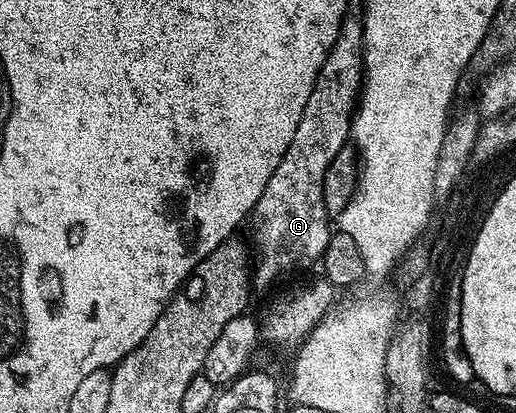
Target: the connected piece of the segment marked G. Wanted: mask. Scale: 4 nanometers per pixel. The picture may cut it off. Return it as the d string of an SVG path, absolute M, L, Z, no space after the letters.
M345 17L334 48L322 64L318 80L306 100L304 115L298 120L298 132L294 132L286 156L282 156L256 205L251 219L256 229L252 234L256 254L254 250L254 265L250 270L253 287L272 286L291 270L300 270L311 262L319 263L326 244L332 239L334 230L328 227L330 215L324 206L324 181L334 156L349 145L352 115L364 84L364 28L359 17L352 17Z

